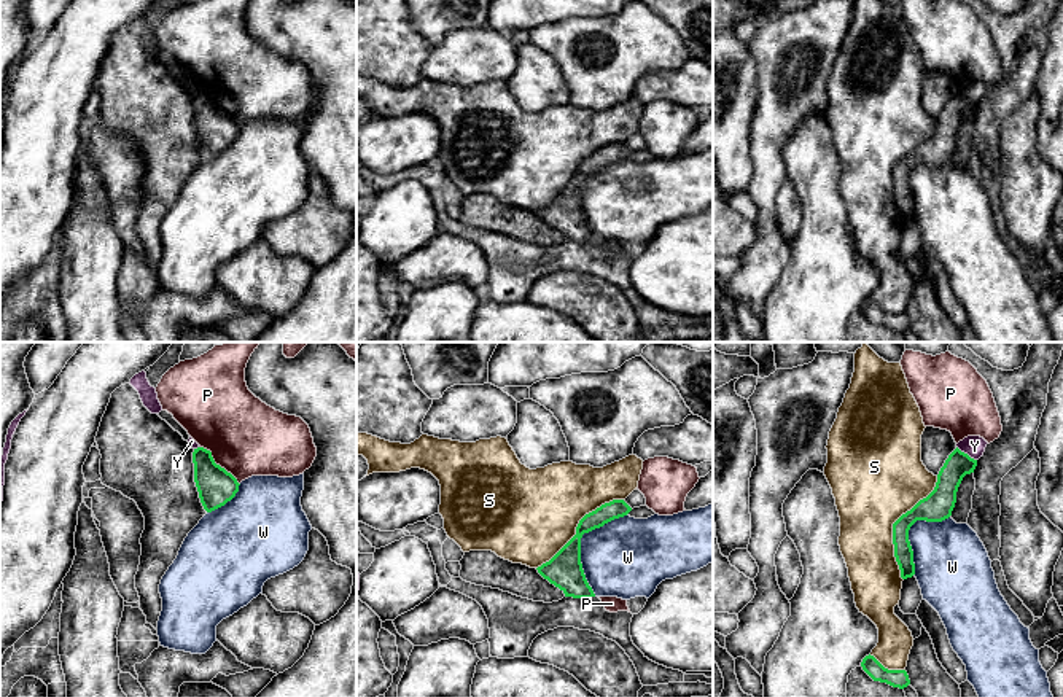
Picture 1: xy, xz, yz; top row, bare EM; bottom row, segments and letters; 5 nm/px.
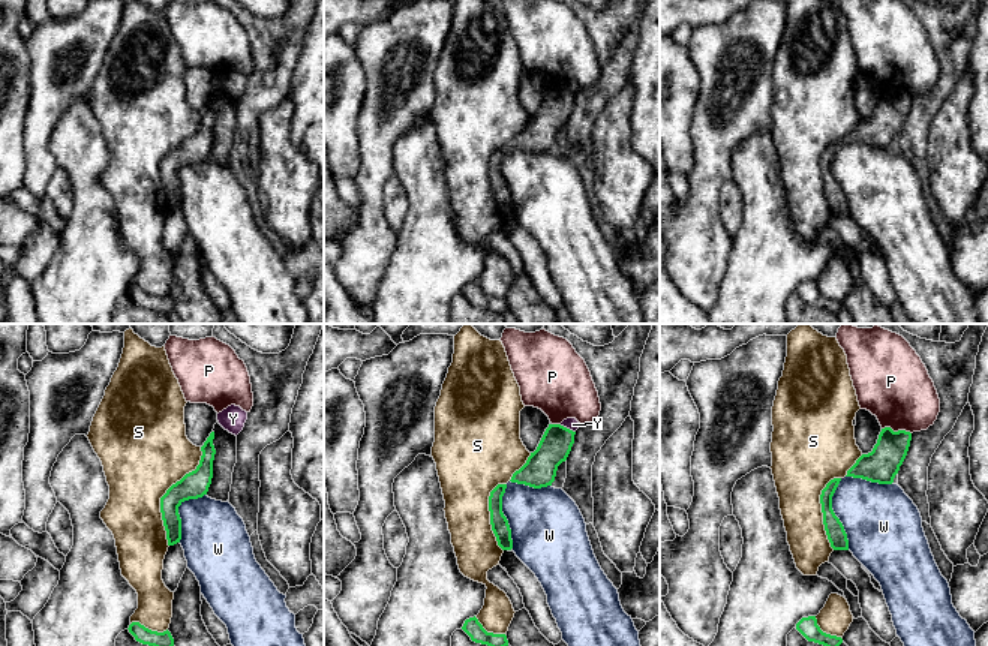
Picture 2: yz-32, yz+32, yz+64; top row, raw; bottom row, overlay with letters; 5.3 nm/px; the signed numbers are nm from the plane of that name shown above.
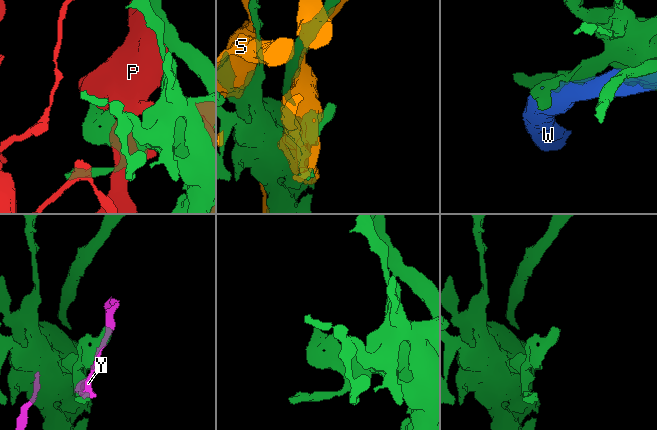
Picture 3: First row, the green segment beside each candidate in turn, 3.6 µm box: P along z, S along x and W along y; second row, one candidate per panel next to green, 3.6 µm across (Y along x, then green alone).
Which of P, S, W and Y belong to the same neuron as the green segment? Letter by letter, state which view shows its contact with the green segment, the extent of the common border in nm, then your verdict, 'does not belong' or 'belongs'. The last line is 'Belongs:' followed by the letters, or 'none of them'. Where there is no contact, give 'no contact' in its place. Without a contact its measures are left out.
P: meets green in xy; contact 280 nm long; does not belong
S: meets green in yz; contact 550 nm long; does not belong
W: meets green in xz; contact 460 nm long; does not belong
Y: meets green in yz; contact 130 nm long; does not belong
Belongs: none of them

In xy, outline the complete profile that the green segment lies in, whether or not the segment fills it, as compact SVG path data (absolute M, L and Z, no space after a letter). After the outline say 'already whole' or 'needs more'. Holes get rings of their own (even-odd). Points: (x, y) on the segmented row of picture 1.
M204 447L194 449L193 463L194 482L207 512L224 506L236 496L240 484L231 473L215 463L210 450Z; already whole

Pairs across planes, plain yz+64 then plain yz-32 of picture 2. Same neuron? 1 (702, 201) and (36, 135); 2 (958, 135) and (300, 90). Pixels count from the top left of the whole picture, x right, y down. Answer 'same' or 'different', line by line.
1: same
2: different

